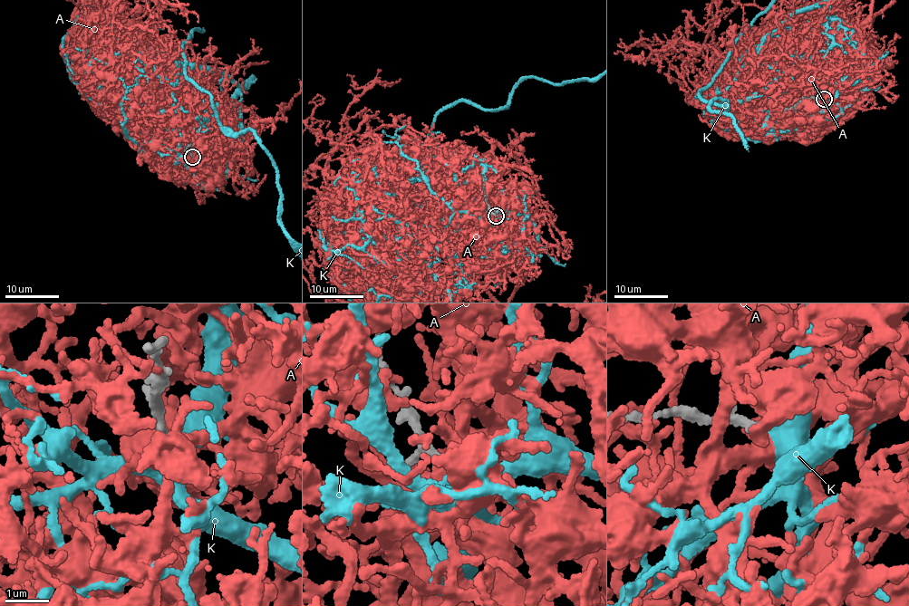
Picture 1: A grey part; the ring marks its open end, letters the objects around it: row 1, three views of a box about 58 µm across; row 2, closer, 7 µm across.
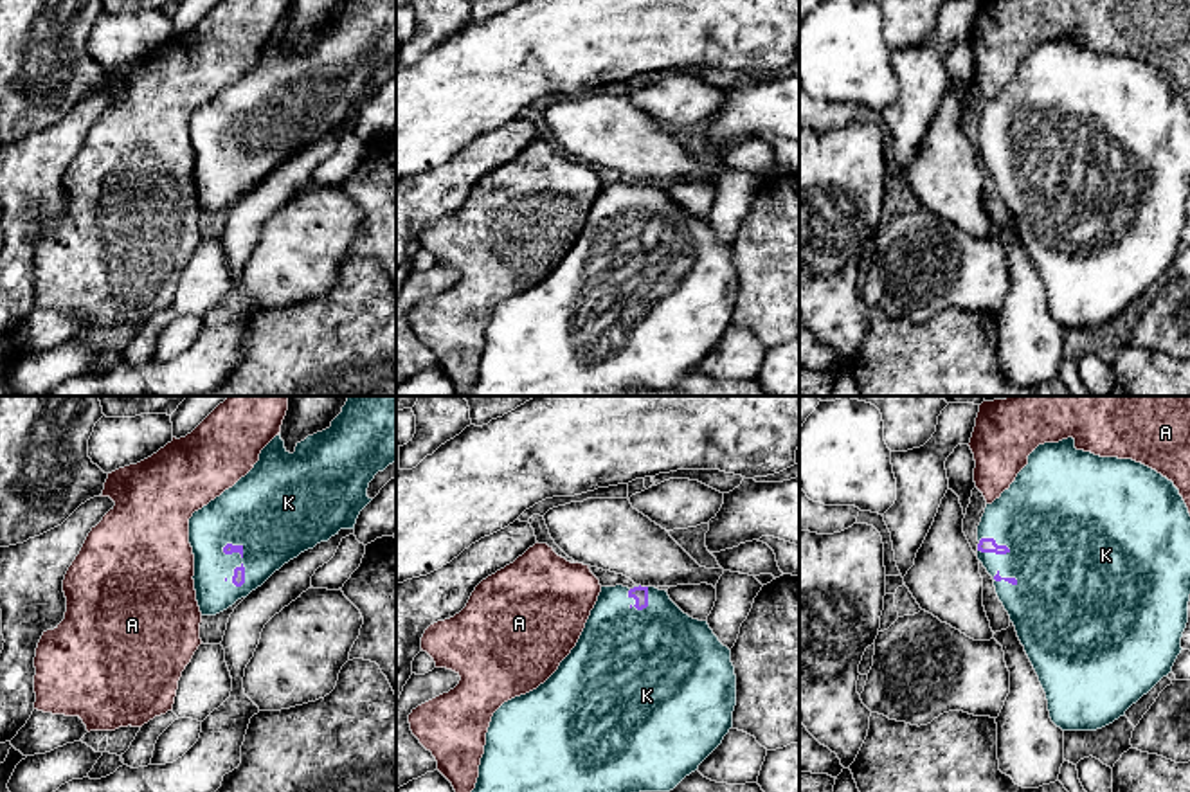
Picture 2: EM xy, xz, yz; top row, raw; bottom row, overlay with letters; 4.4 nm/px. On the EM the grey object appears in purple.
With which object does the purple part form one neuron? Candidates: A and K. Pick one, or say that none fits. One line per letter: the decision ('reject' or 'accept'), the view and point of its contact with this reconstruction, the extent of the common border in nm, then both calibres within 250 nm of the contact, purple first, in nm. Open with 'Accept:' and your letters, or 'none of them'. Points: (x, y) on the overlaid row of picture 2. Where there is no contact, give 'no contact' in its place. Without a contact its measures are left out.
Accept: K
A: reject; no contact
K: accept; contact xz (647, 605); length 130 nm; calibres 70 and 480 nm

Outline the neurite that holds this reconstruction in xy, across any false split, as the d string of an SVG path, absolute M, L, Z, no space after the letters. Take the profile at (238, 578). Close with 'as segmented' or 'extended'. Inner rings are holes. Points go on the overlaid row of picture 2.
M349 396L342 412L331 421L331 427L308 436L304 441L297 443L295 452L290 454L284 448L281 434L275 436L259 454L259 461L254 468L241 477L232 488L225 490L220 497L211 500L202 509L194 511L189 518L189 544L194 554L194 590L196 601L202 616L216 616L238 599L247 598L252 590L261 587L275 571L284 563L297 558L301 553L313 549L320 542L328 542L331 536L338 535L340 529L355 529L360 511L373 500L367 497L369 482L378 472L383 472L389 464L396 461L396 396Z | extended

